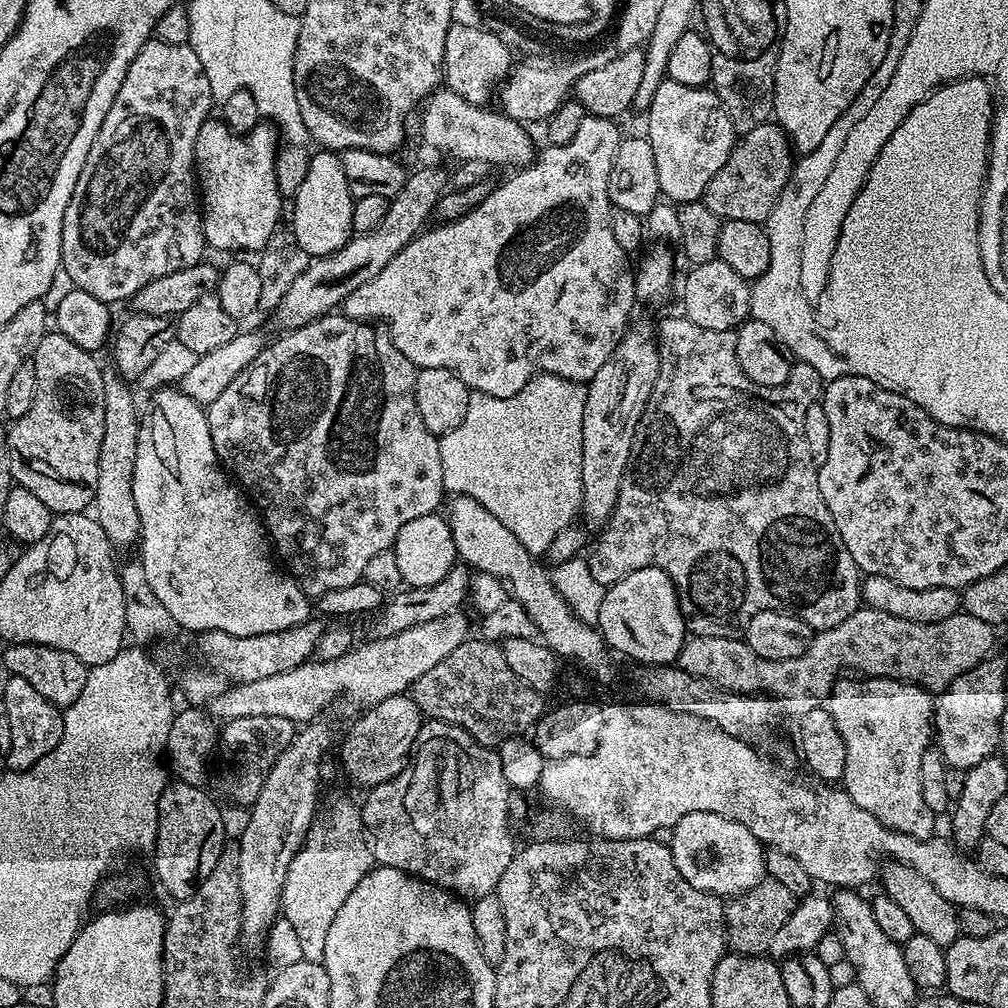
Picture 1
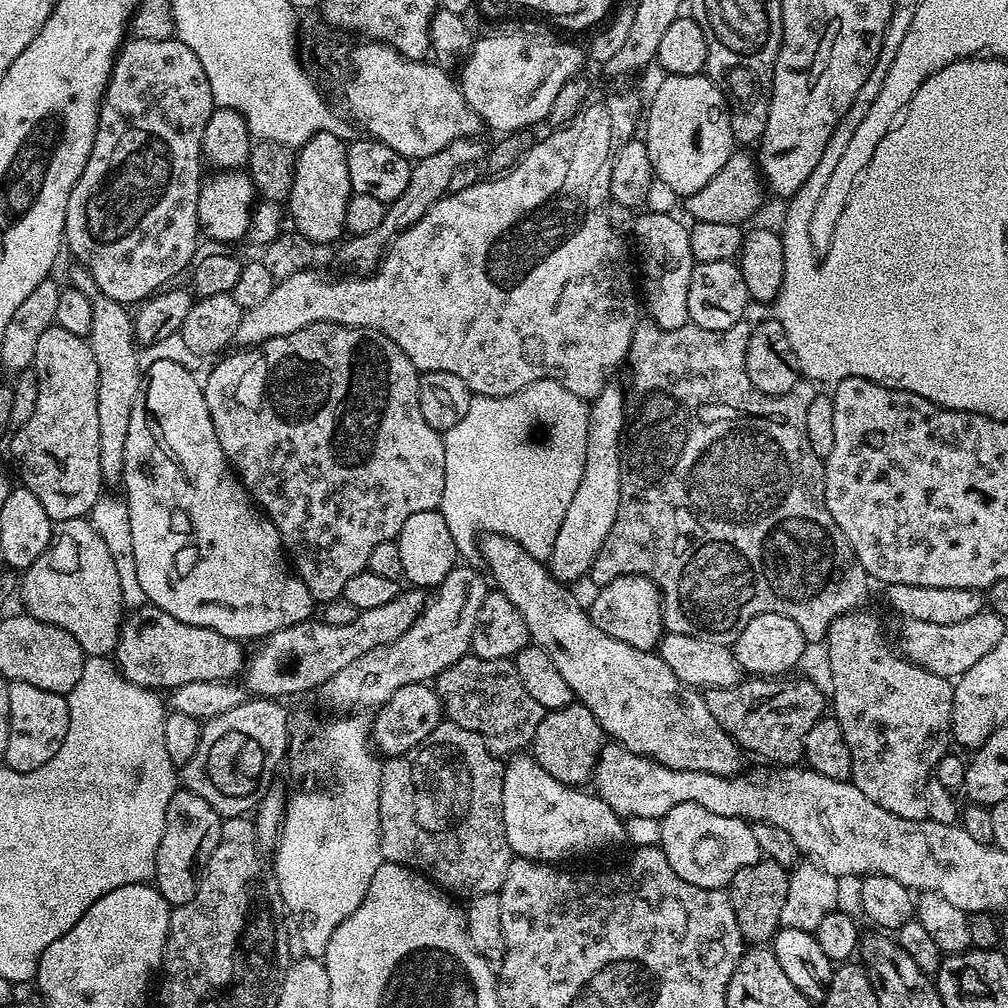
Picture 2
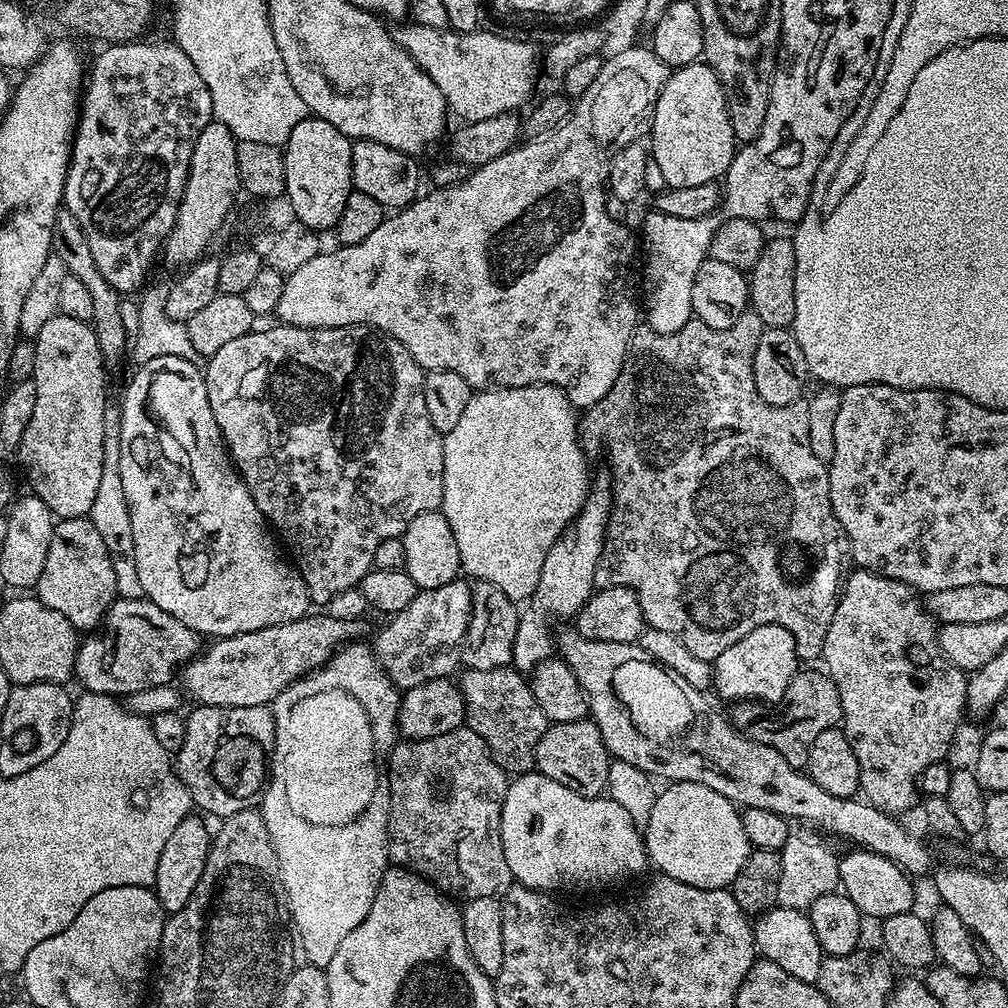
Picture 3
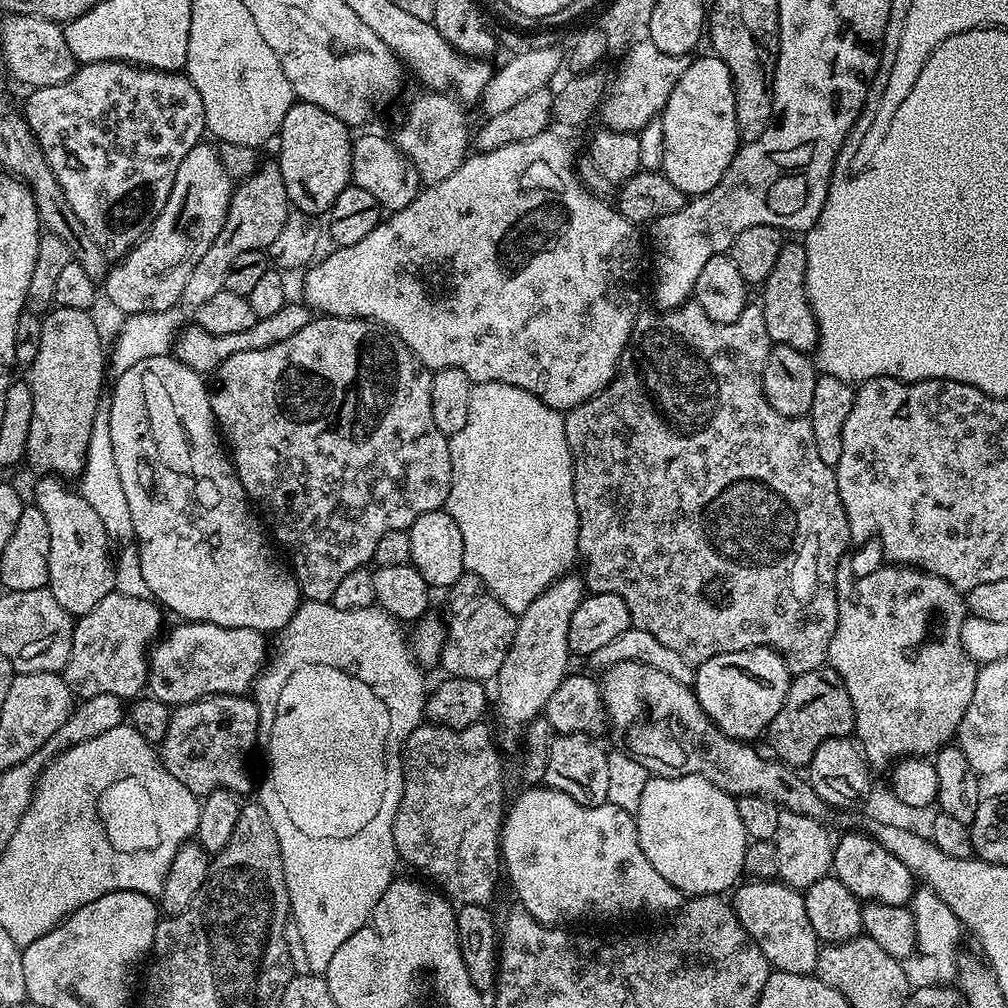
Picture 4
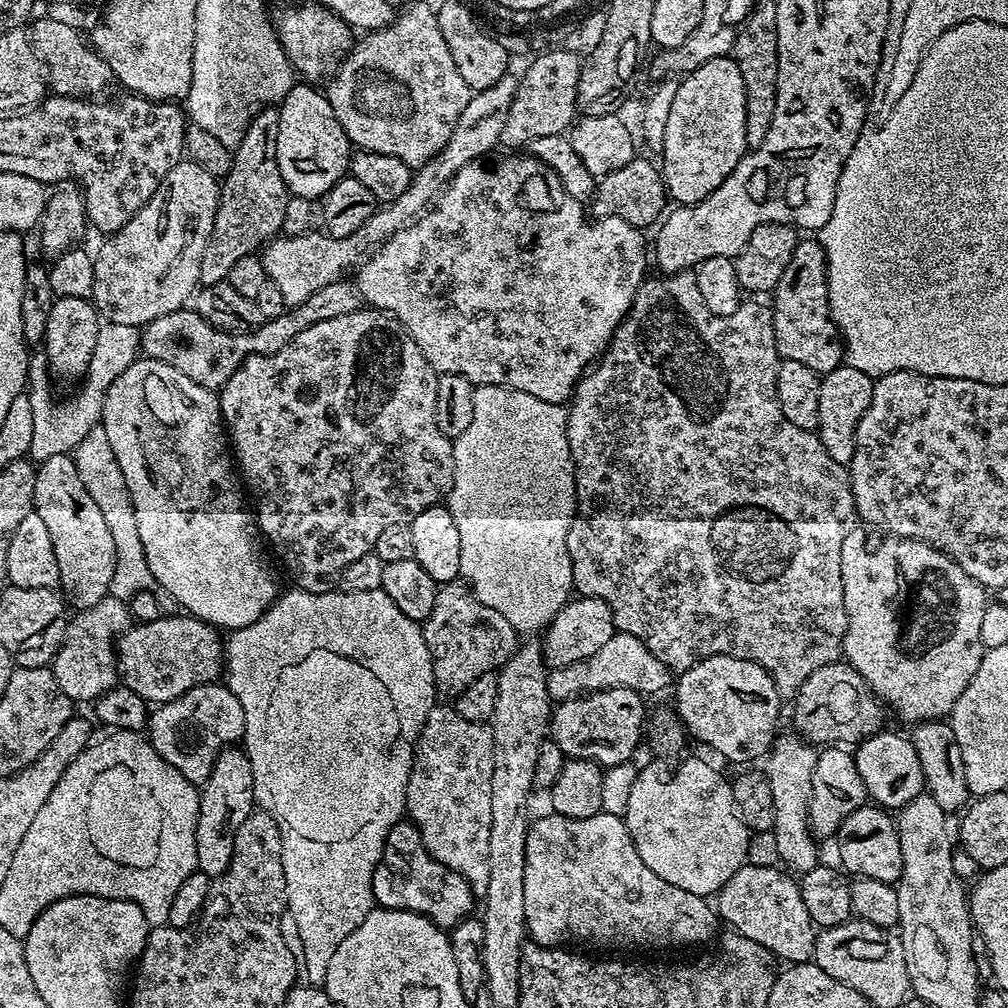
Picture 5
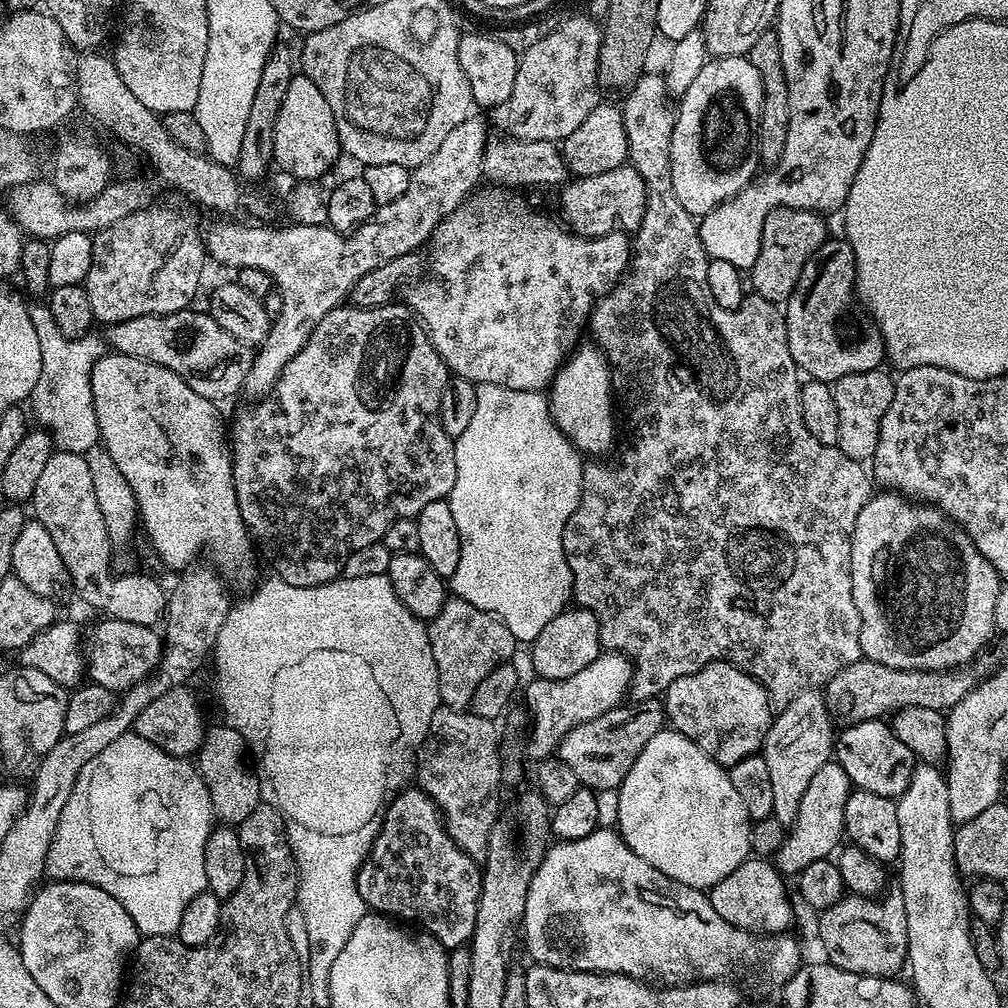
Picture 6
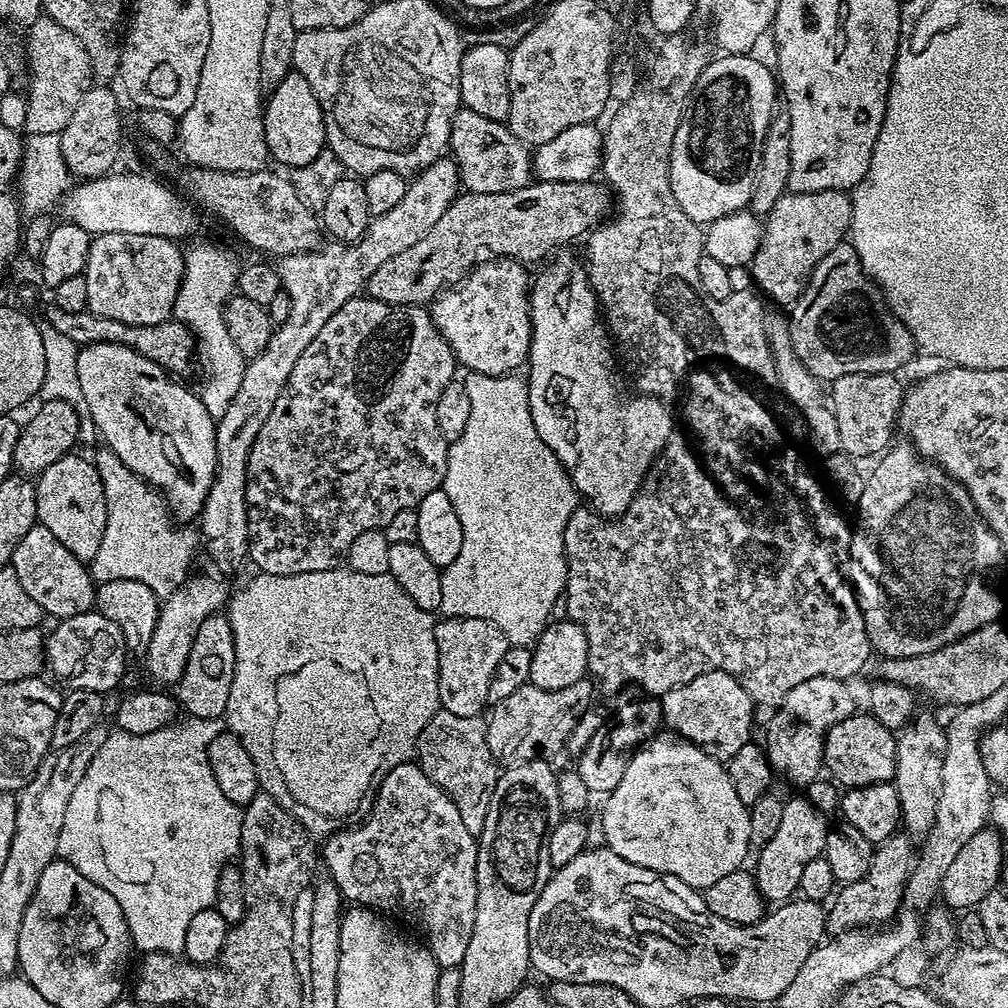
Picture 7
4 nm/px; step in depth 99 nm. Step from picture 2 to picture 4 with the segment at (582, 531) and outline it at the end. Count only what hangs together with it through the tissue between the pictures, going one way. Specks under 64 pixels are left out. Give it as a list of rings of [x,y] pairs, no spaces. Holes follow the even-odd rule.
[[[565,574],[559,580],[555,580],[530,606],[526,606],[524,612],[519,613],[516,622],[516,633],[514,642],[510,642],[510,650],[506,654],[506,662],[498,670],[494,677],[496,692],[494,688],[494,700],[500,705],[497,706],[496,712],[500,715],[500,720],[504,723],[504,728],[508,733],[504,736],[504,744],[508,748],[517,747],[518,736],[521,730],[527,729],[533,720],[537,719],[543,713],[546,702],[550,702],[550,694],[558,690],[558,686],[564,681],[565,676],[569,675],[568,660],[570,653],[568,651],[568,635],[570,634],[570,618],[574,618],[574,610],[584,601],[586,595],[586,585],[579,575]]]

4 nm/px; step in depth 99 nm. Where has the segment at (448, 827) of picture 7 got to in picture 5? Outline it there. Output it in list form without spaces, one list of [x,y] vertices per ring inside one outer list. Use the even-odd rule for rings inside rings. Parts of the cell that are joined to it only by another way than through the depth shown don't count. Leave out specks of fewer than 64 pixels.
[[[401,822],[390,830],[384,843],[384,853],[372,879],[372,899],[381,908],[406,908],[411,912],[418,912],[445,930],[451,930],[455,924],[474,912],[474,897],[466,880],[454,870],[442,866],[442,862],[438,862],[428,853],[416,825],[411,822]]]

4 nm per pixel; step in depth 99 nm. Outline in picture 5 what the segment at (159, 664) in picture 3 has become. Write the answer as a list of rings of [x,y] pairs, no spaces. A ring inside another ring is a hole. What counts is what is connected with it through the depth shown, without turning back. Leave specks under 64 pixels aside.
[[[104,596],[94,606],[79,609],[68,621],[63,642],[51,664],[55,681],[73,703],[93,703],[119,681],[118,641],[132,625],[127,601]]]

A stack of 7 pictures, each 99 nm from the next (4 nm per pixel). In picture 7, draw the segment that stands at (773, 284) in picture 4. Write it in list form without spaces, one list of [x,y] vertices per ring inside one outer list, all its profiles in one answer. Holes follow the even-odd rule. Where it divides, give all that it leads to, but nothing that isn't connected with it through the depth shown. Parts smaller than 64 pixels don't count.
[[[851,242],[834,246],[834,250],[814,266],[804,293],[791,305],[790,312],[792,321],[787,321],[786,327],[794,354],[821,382],[859,372],[896,374],[912,356],[907,328],[894,323],[880,289],[864,273]]]

